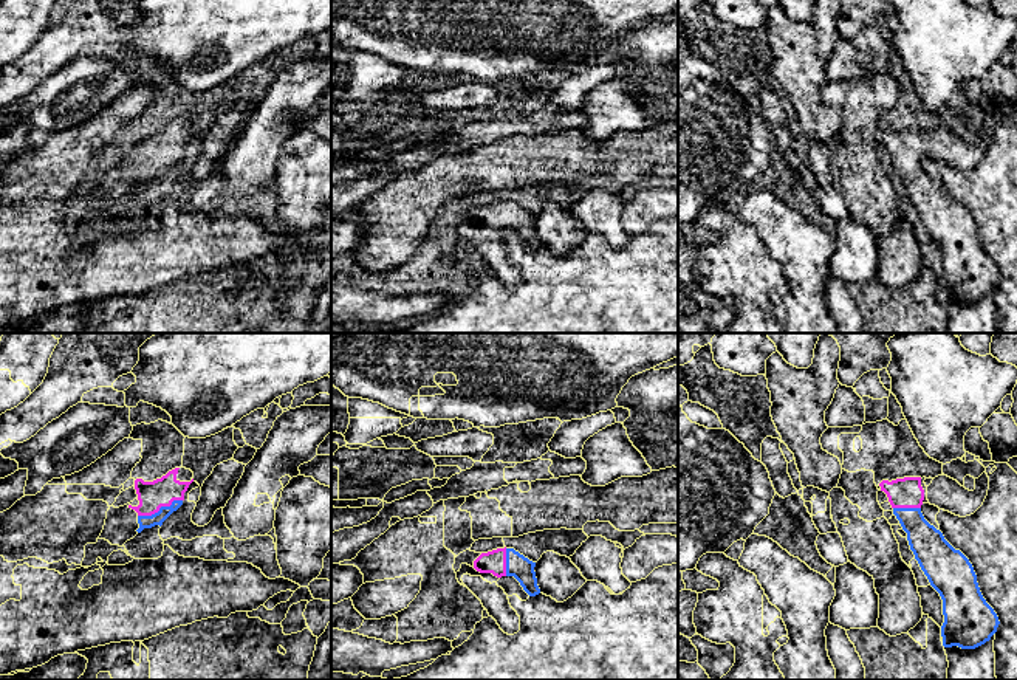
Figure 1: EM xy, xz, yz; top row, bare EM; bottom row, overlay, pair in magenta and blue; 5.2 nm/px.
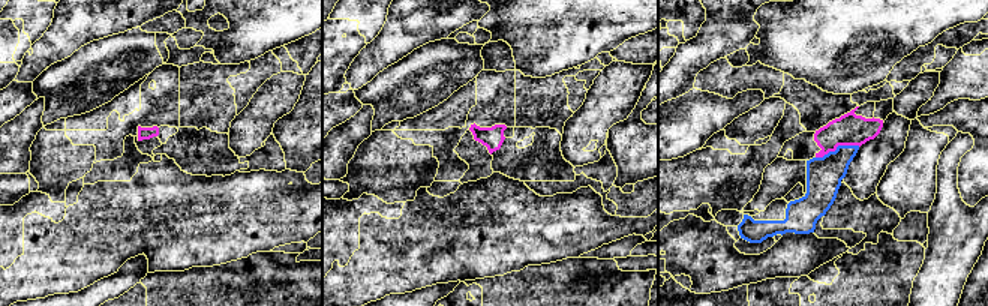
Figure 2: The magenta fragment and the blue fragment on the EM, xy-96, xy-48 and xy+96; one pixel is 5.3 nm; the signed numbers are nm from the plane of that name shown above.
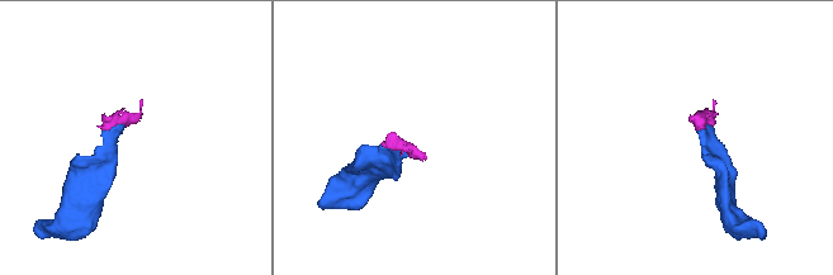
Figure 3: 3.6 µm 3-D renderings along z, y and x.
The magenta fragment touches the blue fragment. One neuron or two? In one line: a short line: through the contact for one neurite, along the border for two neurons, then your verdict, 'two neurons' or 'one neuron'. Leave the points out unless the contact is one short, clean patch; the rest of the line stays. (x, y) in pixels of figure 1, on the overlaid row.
xy (163, 491), (160, 507), (158, 518) | one neuron

